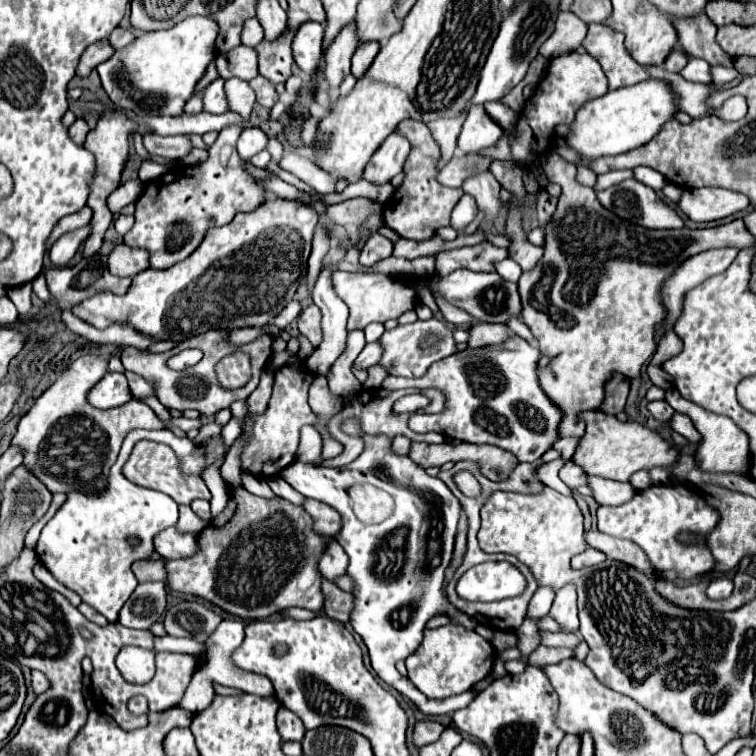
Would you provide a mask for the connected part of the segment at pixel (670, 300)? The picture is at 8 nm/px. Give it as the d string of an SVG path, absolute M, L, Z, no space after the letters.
M719 248L719 250L701 252L699 256L684 261L665 280L665 286L661 290L661 302L665 306L663 332L673 330L673 324L683 310L685 292L699 286L703 280L727 270L729 264L735 260L735 256L737 256L737 248Z

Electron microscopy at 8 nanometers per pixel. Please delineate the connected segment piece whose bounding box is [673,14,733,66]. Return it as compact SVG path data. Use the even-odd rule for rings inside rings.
M705 16L697 18L681 18L673 22L679 42L683 50L689 56L697 56L707 60L709 64L723 64L723 66L733 66L733 58L721 50L721 46L715 42L715 24Z

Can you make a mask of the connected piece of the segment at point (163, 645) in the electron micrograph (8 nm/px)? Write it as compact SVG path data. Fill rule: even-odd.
M161 636L155 638L155 650L165 650L165 652L183 652L183 654L199 654L203 650L203 644L189 640L189 638L171 638L171 636Z

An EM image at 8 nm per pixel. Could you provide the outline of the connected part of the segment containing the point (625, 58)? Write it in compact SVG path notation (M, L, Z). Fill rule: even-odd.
M605 24L587 26L583 48L601 64L609 80L609 90L633 86L649 78L645 68L639 66L627 52L623 44L623 34L611 32L611 28L607 28Z

